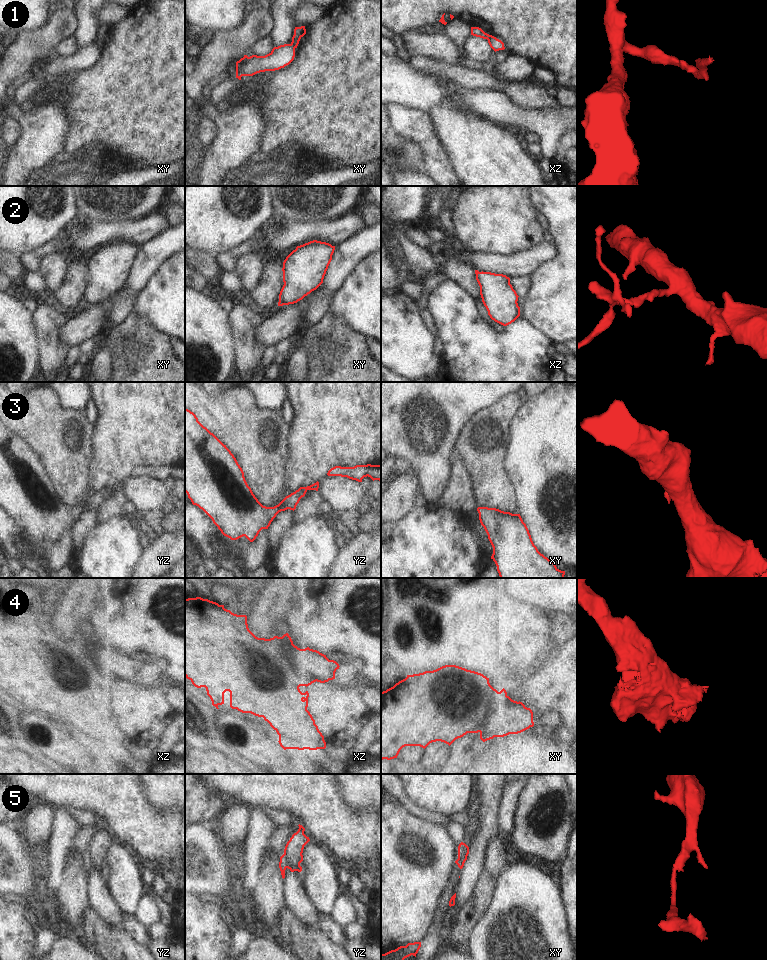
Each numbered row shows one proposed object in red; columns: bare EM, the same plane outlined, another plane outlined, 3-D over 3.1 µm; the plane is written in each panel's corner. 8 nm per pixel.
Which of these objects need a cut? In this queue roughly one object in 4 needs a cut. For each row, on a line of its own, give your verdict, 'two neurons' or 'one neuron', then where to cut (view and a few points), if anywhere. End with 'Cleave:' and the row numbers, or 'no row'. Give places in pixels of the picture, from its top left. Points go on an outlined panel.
1: two neurons; cut xy (291, 43), (294, 48)
2: one neuron; cut none
3: one neuron; cut none
4: two neurons; cut xz (278, 637), (292, 668), (308, 672), (316, 680)
5: two neurons; cut yz (283, 854), (287, 858), (287, 867)
Cleave: 1, 4, 5

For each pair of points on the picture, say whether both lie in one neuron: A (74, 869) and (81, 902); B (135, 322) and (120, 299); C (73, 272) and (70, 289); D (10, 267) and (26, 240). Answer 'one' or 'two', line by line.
A: one
B: two
C: one
D: two

